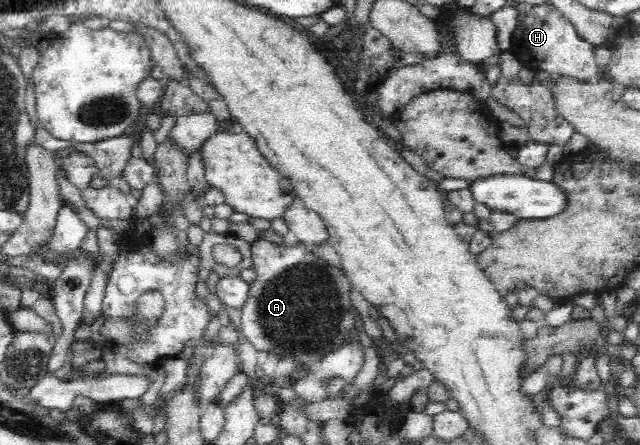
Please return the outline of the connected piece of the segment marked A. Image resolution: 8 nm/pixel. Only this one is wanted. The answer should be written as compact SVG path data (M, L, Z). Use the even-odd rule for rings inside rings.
M264 239L251 243L251 253L256 279L250 283L250 297L241 309L241 333L258 351L277 355L279 359L291 358L296 370L312 373L311 368L324 354L338 348L352 337L359 337L355 327L356 320L350 310L351 284L342 270L330 266L318 255L307 251L304 245L276 245Z

